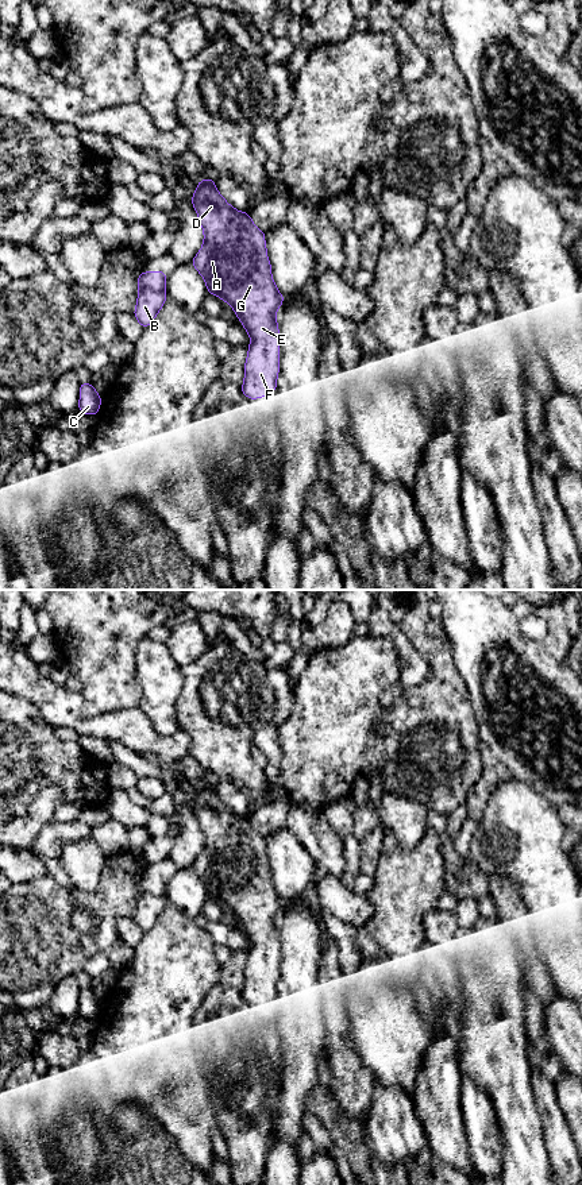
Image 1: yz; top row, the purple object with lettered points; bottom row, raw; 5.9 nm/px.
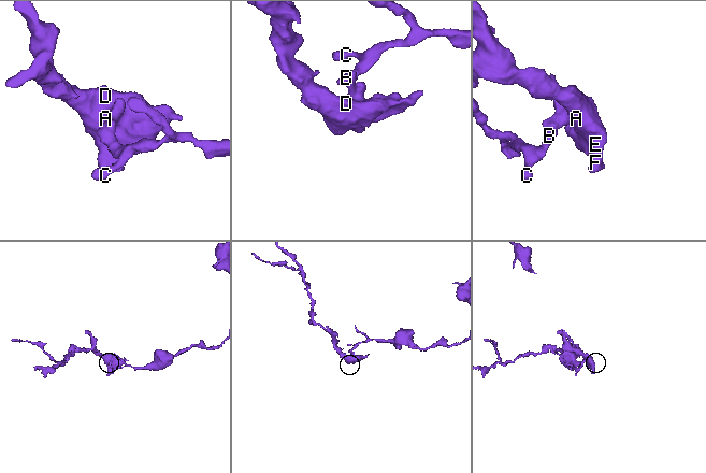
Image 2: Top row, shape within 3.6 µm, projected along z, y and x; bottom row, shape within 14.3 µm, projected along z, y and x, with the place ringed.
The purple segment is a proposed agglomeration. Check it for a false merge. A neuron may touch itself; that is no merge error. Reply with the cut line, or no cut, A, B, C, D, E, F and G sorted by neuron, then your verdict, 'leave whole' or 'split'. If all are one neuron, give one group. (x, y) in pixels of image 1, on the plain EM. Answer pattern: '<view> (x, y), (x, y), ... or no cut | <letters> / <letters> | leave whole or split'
yz (164, 895), (142, 894), (139, 896) | A D E F G / B C | split

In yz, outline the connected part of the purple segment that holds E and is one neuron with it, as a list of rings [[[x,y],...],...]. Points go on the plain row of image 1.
[[[212,783],[197,788],[192,808],[204,835],[204,848],[190,868],[204,883],[208,898],[228,907],[250,939],[242,997],[250,1004],[266,1001],[277,993],[280,937],[275,918],[285,902],[271,883],[265,837],[255,831],[248,818],[236,815],[223,803]]]

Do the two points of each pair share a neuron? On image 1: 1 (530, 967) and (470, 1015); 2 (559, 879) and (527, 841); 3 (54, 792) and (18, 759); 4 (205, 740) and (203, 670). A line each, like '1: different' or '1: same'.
1: different
2: same
3: different
4: same

